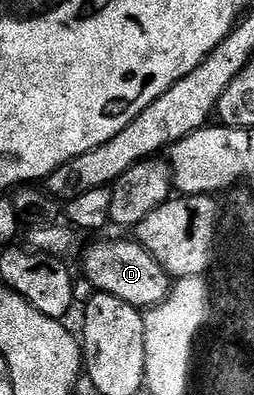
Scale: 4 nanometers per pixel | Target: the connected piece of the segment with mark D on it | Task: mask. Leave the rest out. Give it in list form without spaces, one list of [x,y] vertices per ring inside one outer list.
[[[135,240],[94,243],[84,254],[82,274],[96,292],[118,296],[118,300],[126,300],[126,304],[137,308],[153,307],[167,300],[174,285],[162,264],[158,264],[158,260],[154,260],[154,256],[150,256],[150,252],[146,252],[146,248],[142,248]]]

